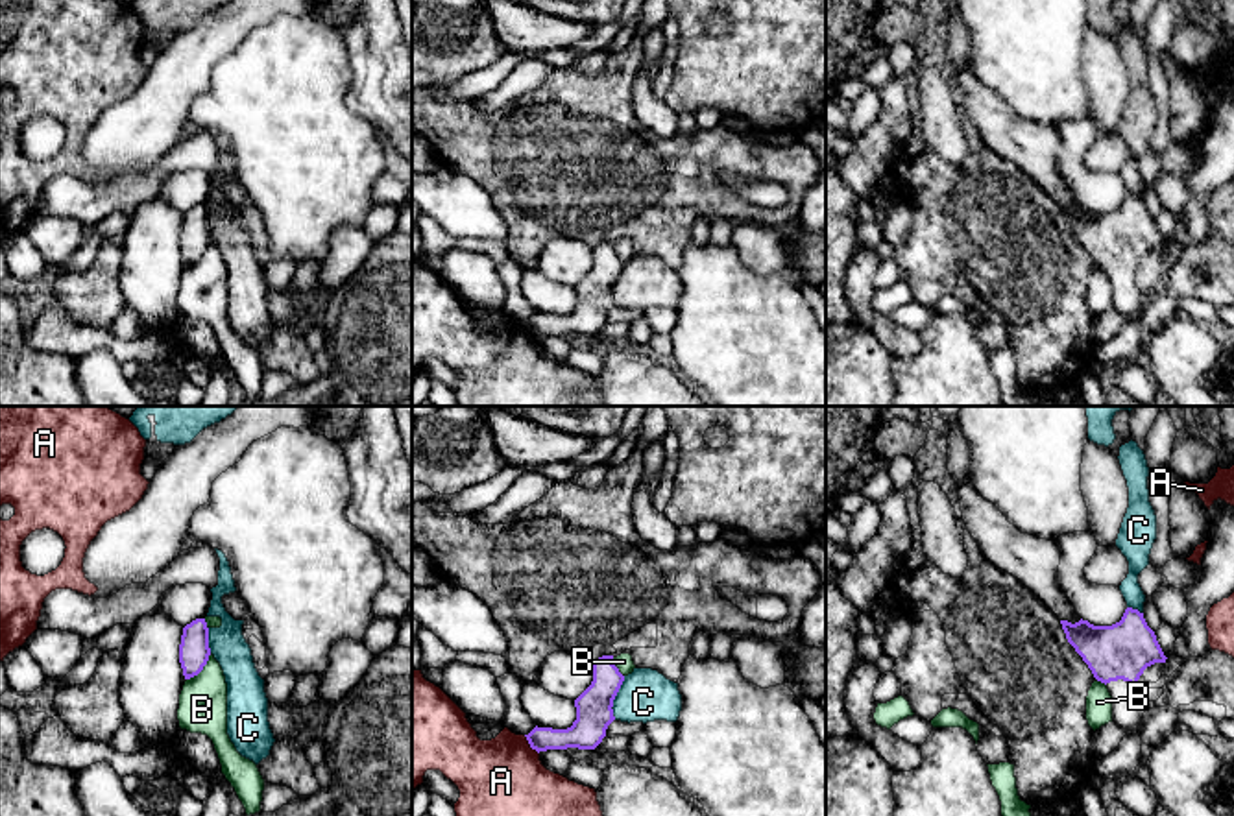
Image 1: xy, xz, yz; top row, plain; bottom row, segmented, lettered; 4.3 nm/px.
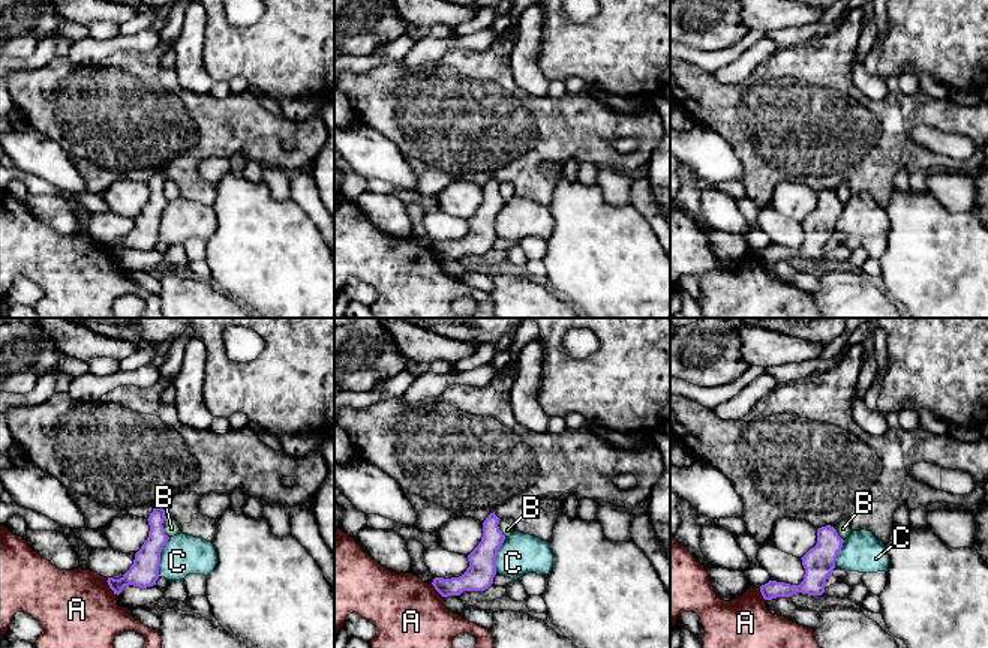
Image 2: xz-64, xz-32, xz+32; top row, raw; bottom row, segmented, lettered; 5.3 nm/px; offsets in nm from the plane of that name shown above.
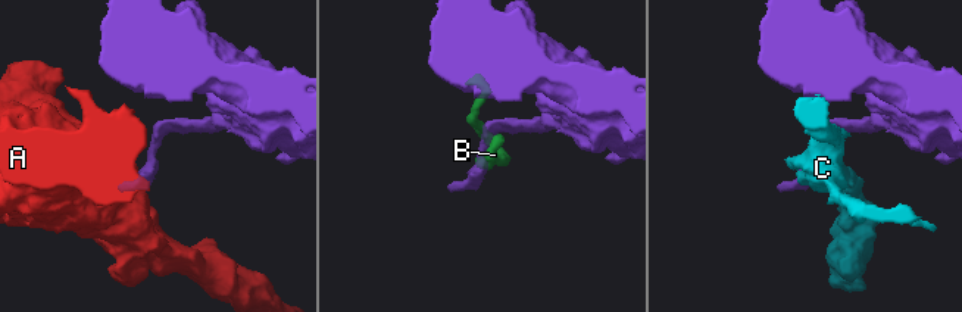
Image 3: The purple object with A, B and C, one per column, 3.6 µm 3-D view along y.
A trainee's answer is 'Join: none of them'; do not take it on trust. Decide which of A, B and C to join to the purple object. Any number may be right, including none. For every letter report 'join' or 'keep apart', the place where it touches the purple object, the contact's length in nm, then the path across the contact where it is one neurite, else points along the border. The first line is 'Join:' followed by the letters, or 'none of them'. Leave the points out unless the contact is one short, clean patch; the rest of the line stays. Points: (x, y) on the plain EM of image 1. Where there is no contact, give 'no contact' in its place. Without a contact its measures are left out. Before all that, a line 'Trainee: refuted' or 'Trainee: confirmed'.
Trainee: confirmed
Join: none of them
A: keep apart | xz (529, 329) | 110 nm | along xz (523, 322), (538, 340)
B: keep apart | xy (202, 255) | 160 nm | along xy (211, 240), (207, 250), (187, 266)
C: keep apart | xz (614, 285) | 200 nm

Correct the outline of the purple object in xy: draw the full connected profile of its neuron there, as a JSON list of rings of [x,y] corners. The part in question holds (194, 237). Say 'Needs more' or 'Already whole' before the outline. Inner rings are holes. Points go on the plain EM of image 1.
Already whole. [[[196,205],[183,214],[179,231],[179,249],[185,266],[198,262],[211,242],[209,214],[205,205]]]

